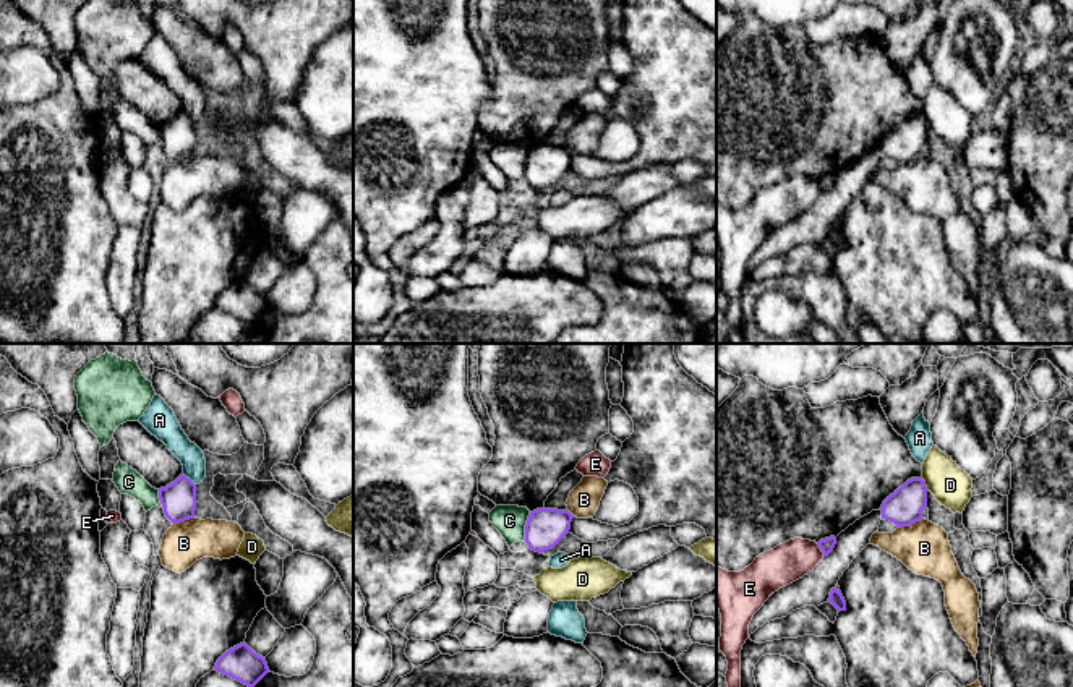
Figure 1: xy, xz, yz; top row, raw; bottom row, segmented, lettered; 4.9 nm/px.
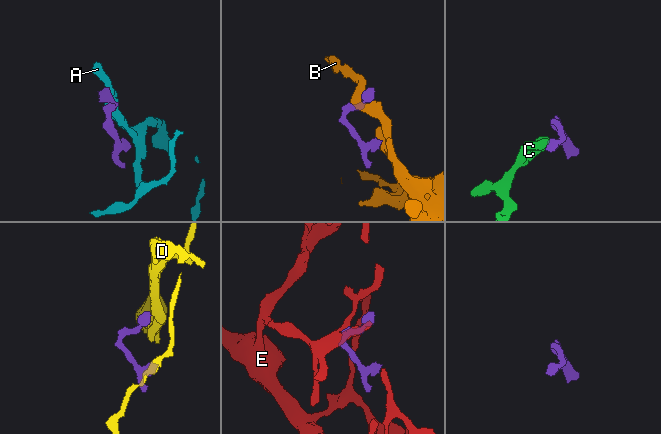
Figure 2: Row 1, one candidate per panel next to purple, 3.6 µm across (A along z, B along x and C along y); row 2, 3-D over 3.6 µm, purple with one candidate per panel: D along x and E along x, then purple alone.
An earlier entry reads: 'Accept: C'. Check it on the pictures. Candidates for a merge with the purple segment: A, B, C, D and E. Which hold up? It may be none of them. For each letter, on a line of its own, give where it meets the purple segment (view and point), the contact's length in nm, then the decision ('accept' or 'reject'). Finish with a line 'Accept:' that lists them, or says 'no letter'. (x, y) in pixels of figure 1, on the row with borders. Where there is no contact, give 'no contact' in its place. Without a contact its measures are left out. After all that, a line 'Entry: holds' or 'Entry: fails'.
A: xy (190, 480) | 90 nm | reject
B: yz (910, 524) | 130 nm | reject
C: xz (525, 525) | 140 nm | reject
D: yz (924, 485) | 70 nm | reject
E: yz (820, 548) | 80 nm | reject
Accept: no letter
Entry: fails

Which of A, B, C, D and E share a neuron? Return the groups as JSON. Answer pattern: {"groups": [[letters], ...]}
{"groups": [["A"], ["B"], ["C"], ["D"], ["E"]]}

